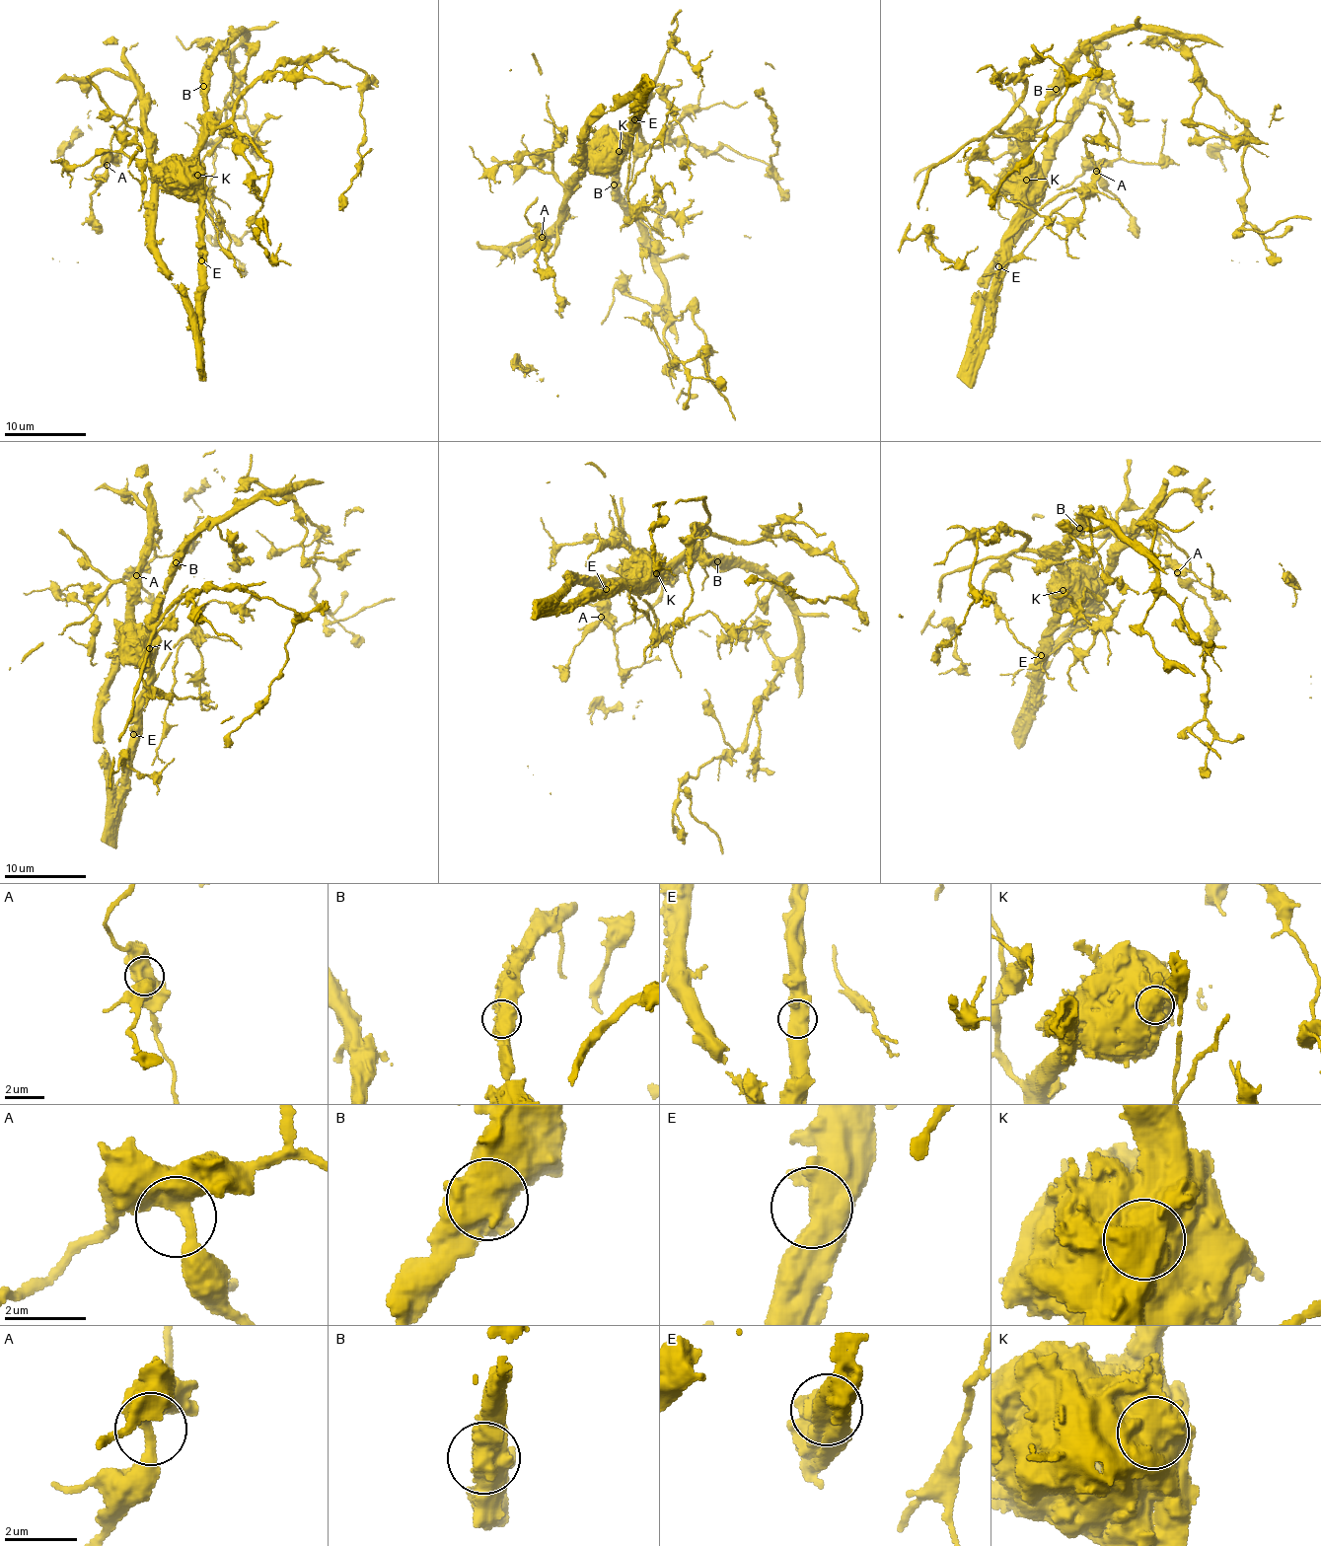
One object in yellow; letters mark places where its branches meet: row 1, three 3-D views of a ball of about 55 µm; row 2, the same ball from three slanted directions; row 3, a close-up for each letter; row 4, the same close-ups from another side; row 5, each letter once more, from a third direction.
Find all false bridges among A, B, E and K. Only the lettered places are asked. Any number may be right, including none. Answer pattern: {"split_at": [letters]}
{"split_at": ["K"]}

